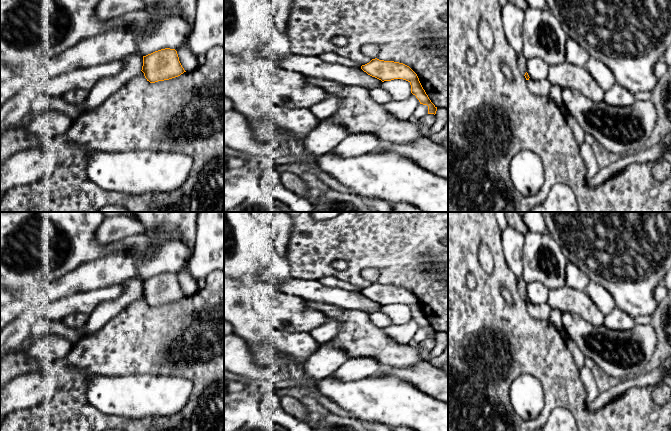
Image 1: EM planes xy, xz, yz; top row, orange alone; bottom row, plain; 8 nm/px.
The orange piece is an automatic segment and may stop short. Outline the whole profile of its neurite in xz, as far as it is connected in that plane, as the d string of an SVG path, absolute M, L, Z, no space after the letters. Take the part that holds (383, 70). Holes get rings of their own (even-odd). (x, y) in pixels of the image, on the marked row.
M375 58L369 63L362 65L361 69L382 82L394 79L408 81L411 85L411 93L416 96L420 104L428 106L428 114L436 114L437 107L431 102L417 74L409 66L399 62L384 61Z

